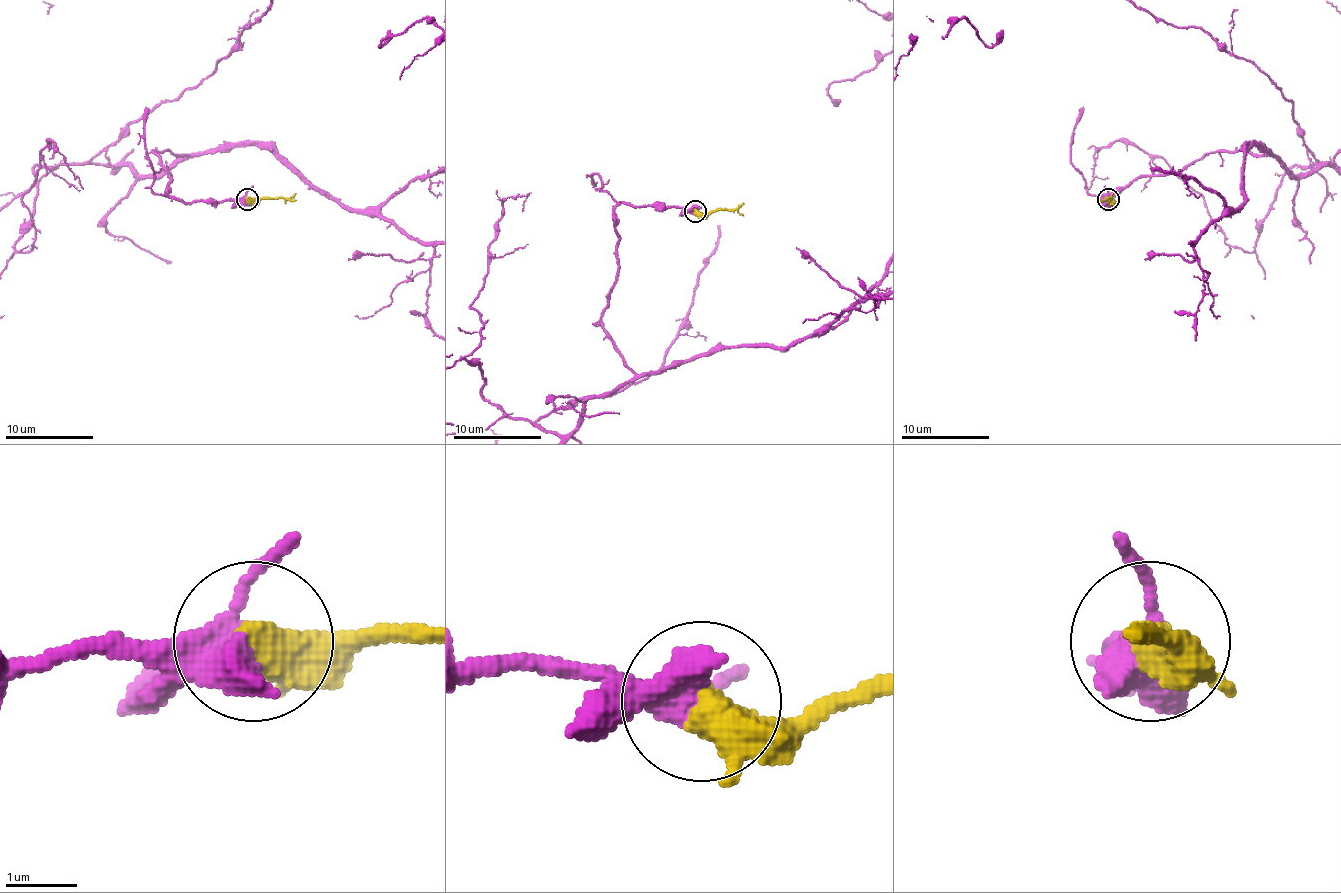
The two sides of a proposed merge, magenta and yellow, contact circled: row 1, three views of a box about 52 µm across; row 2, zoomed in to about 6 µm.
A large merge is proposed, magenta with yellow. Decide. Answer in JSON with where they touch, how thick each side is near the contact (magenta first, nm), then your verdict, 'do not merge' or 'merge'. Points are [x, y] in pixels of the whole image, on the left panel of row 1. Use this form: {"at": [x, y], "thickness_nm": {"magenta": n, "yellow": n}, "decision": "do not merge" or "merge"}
{"at": [247, 199], "thickness_nm": {"magenta": 460, "yellow": 420}, "decision": "merge"}

